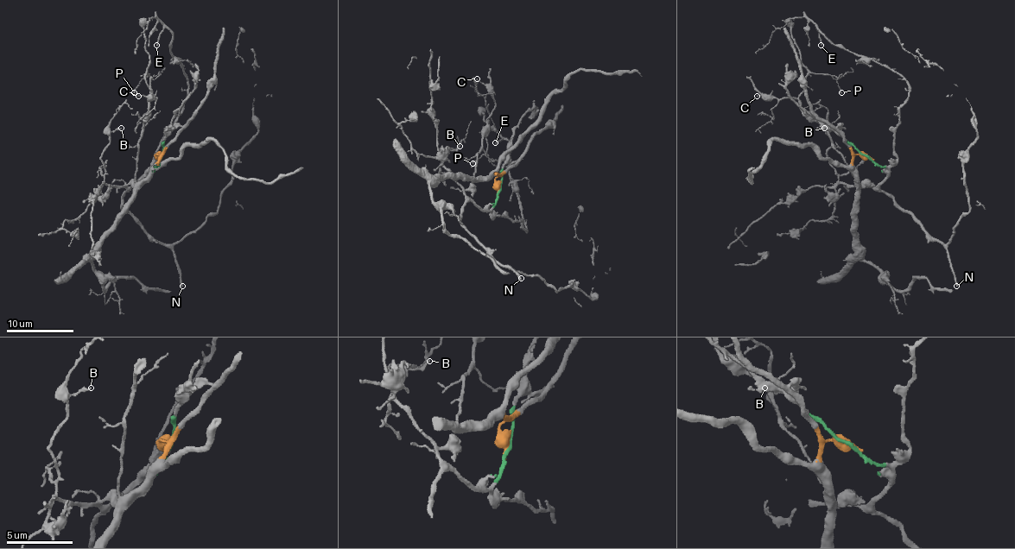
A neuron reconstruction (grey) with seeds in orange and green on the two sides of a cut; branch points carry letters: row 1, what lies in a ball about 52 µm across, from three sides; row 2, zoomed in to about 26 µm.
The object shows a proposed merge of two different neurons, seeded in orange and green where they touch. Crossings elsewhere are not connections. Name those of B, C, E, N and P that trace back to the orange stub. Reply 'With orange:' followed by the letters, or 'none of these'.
With orange: C, P

